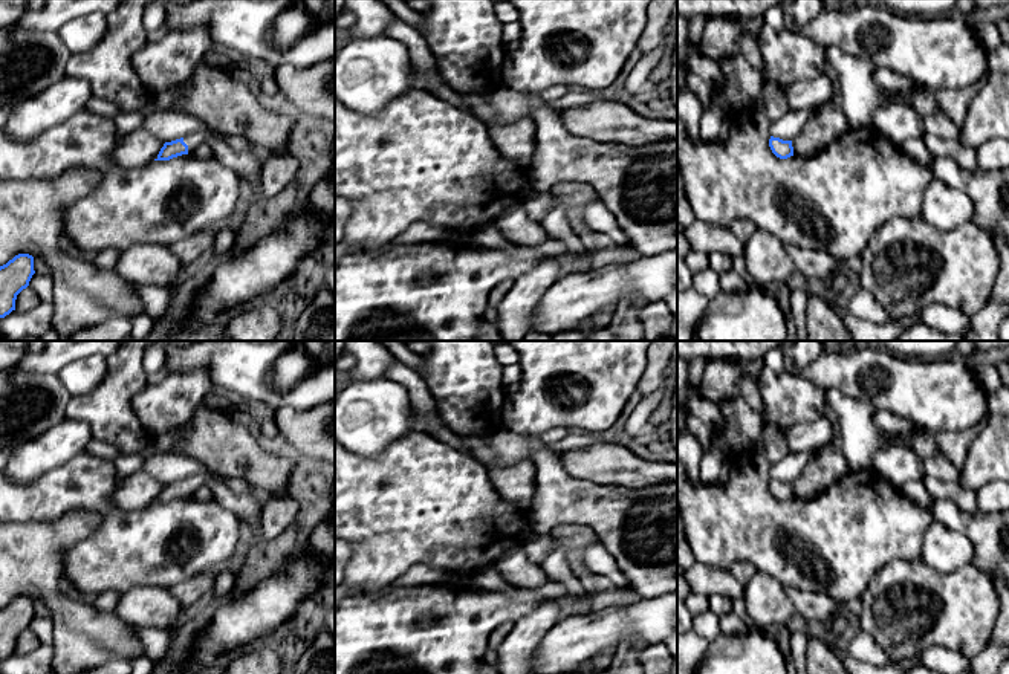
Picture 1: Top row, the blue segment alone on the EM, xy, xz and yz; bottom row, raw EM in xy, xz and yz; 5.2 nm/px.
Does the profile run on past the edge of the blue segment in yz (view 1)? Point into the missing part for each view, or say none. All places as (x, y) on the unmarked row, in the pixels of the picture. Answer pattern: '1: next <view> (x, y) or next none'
1: next none

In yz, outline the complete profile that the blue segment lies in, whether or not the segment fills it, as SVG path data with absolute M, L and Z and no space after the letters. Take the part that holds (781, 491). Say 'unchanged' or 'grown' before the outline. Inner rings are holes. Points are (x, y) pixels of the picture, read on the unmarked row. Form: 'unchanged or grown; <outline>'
unchanged; M771 478L769 489L772 495L780 501L787 501L793 498L792 483L783 483L780 480Z

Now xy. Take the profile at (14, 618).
unchanged; M18 596L0 608L0 660L15 653L17 637L29 628L34 613L34 599Z

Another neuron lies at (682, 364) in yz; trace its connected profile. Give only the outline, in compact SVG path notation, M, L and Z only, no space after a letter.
M677 356L677 399L683 399L688 393L688 359Z

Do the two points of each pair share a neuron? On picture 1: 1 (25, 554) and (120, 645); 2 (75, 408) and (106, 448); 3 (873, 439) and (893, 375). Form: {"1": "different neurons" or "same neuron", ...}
{"1": "same neuron", "2": "different neurons", "3": "different neurons"}

